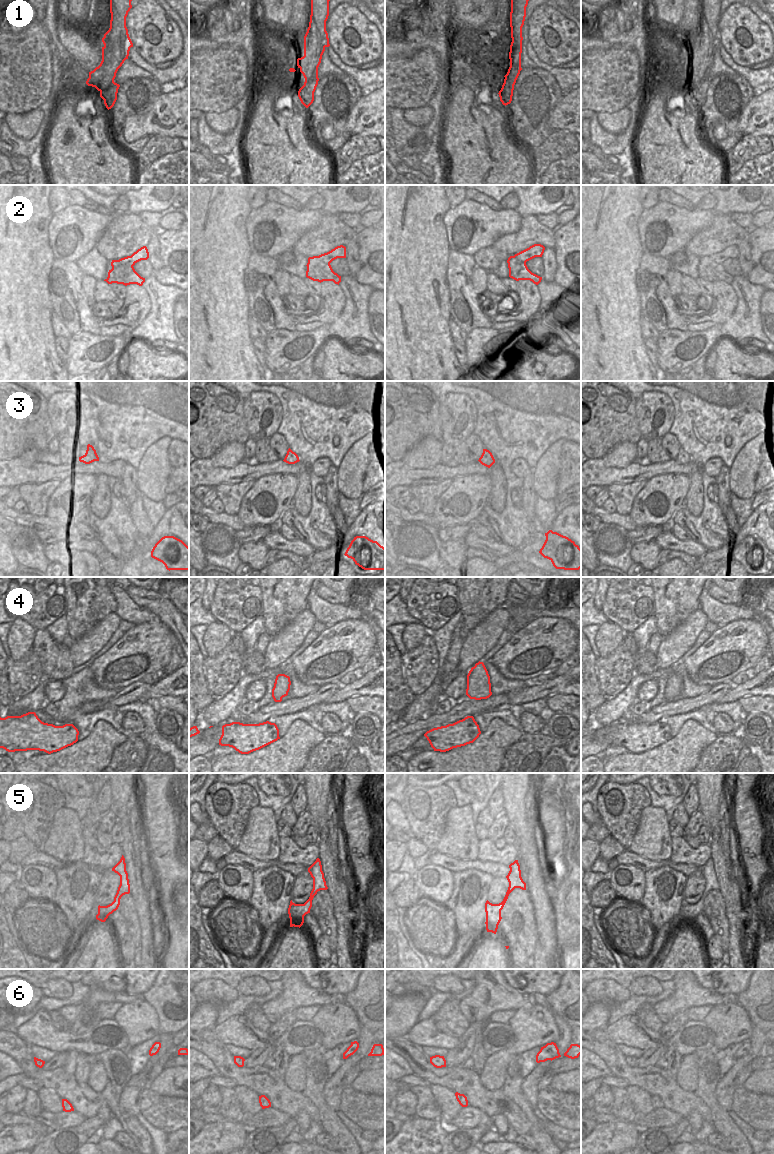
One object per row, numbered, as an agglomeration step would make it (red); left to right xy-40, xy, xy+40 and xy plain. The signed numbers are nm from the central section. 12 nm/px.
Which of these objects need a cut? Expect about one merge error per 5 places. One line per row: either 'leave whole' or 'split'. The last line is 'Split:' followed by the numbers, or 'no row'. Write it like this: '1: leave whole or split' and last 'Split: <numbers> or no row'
1: leave whole
2: split
3: leave whole
4: leave whole
5: leave whole
6: leave whole
Split: 2

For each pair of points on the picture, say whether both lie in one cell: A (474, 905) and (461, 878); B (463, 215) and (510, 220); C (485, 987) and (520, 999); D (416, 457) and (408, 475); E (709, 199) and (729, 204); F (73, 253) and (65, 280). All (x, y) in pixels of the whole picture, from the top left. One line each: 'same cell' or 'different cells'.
A: same cell
B: same cell
C: same cell
D: different cells
E: different cells
F: different cells

